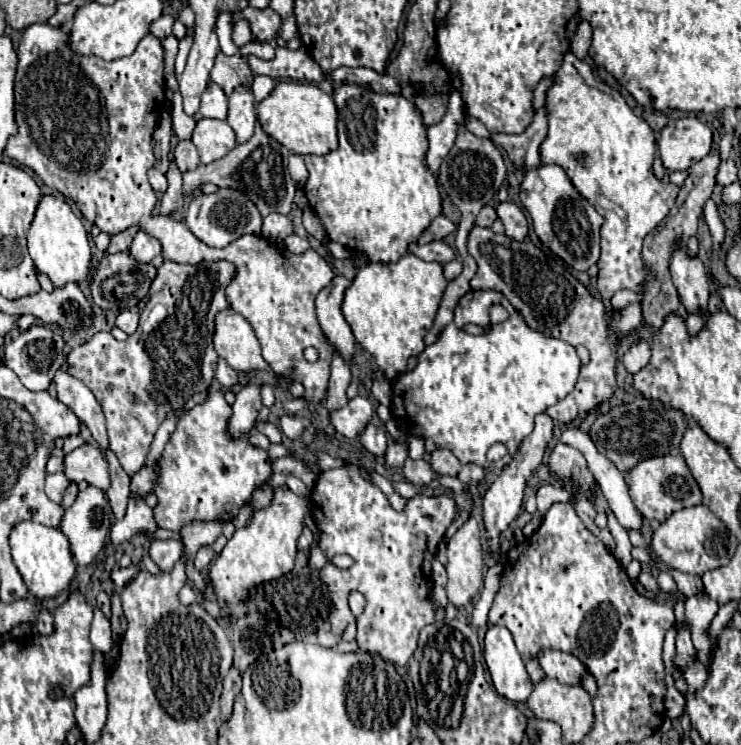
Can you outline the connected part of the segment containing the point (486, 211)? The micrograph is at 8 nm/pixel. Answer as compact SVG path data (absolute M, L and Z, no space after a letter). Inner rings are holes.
M484 206L484 208L480 210L480 214L476 216L476 224L478 224L478 226L492 226L494 220L496 220L496 212L494 212L492 206Z

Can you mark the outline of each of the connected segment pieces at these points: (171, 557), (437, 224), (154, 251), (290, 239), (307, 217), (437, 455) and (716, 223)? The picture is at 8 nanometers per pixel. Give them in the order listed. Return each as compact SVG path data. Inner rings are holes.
M176 538L170 540L152 540L150 546L150 558L164 570L170 572L172 566L178 562L178 558L182 556L182 542Z
M438 216L432 224L430 224L430 228L424 232L424 236L420 238L420 242L422 244L428 244L428 242L432 242L432 240L444 240L448 234L452 234L456 230L456 226L446 218L446 216Z
M138 232L134 236L134 242L130 246L130 254L138 260L138 262L150 262L154 256L158 256L162 252L162 246L158 244L158 240L146 232Z
M294 233L285 238L284 245L287 247L287 250L294 254L301 254L301 251L307 250L310 247L307 240L300 238Z
M310 208L304 210L304 228L306 228L308 234L312 234L316 240L324 240L324 238L326 238L326 230L324 230L324 226L320 224L318 216L316 216Z
M436 448L430 456L432 456L430 468L432 468L432 472L436 472L440 476L456 476L462 468L458 458L446 448Z
M708 200L704 204L704 220L706 220L708 228L710 228L714 248L718 248L722 244L722 240L724 240L724 224L722 224L722 220L718 216L718 208L716 208L714 200Z

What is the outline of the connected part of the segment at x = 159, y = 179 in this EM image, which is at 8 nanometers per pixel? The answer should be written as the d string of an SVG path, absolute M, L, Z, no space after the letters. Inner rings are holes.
M152 168L150 172L148 172L148 180L150 180L150 186L156 190L156 192L166 192L166 176L160 172L160 170L156 170L156 168Z

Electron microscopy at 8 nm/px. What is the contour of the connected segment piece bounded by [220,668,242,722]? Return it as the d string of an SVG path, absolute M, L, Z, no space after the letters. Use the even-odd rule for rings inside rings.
M230 668L230 672L224 676L224 690L222 690L222 696L220 696L220 710L222 710L222 722L226 722L230 718L230 712L232 712L232 704L234 704L234 698L236 694L240 692L242 688L242 676L238 674L236 668Z

